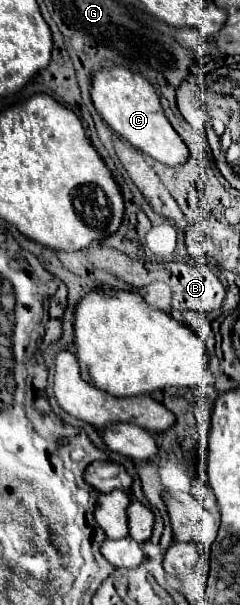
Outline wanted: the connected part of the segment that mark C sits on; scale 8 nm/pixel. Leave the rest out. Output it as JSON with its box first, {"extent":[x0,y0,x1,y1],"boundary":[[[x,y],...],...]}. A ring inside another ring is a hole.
{"extent":[91,67,189,165],"boundary":[[[111,67],[107,71],[95,73],[91,85],[91,99],[103,121],[145,155],[165,165],[181,165],[187,161],[189,151],[183,139],[177,135],[169,119],[165,117],[163,107],[159,103],[159,95],[155,93],[153,85],[139,73],[129,71],[125,67]]]}

